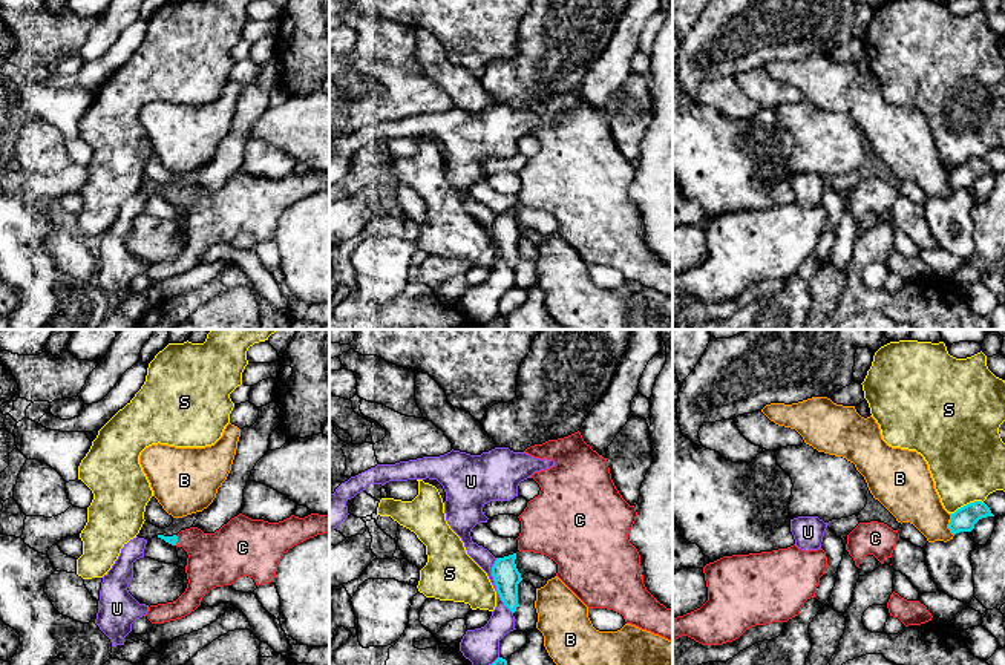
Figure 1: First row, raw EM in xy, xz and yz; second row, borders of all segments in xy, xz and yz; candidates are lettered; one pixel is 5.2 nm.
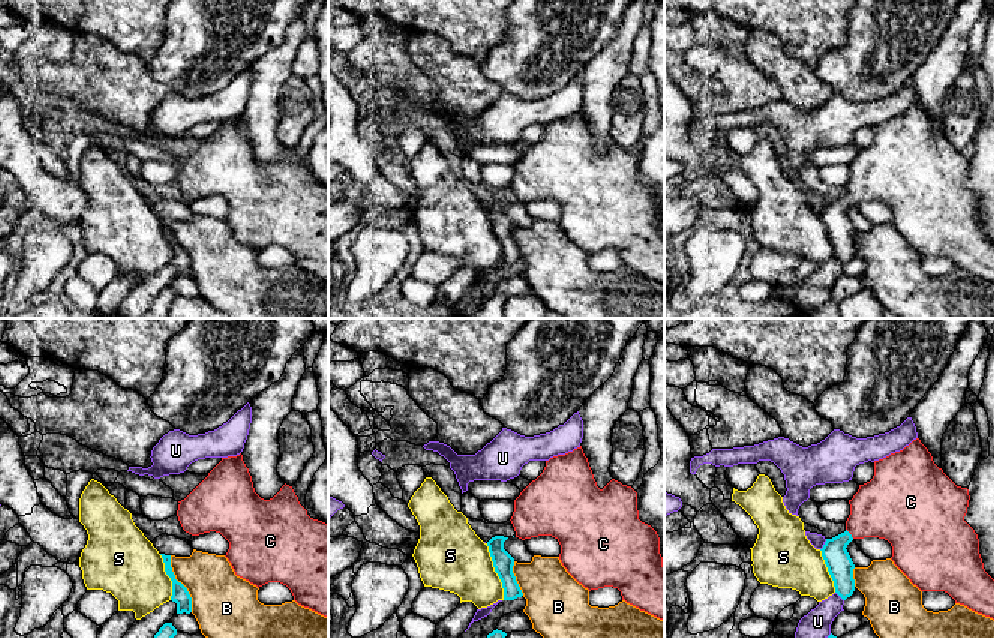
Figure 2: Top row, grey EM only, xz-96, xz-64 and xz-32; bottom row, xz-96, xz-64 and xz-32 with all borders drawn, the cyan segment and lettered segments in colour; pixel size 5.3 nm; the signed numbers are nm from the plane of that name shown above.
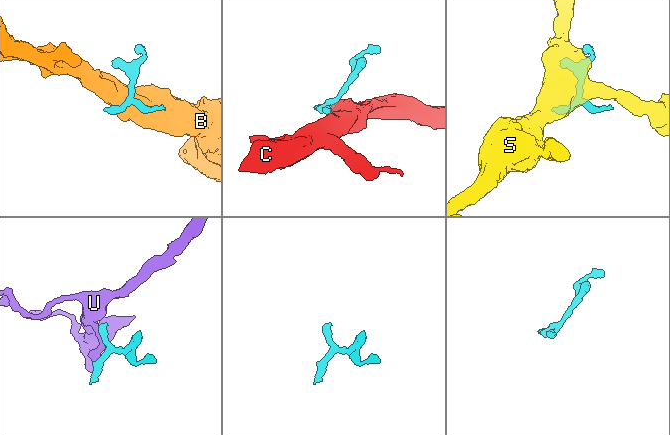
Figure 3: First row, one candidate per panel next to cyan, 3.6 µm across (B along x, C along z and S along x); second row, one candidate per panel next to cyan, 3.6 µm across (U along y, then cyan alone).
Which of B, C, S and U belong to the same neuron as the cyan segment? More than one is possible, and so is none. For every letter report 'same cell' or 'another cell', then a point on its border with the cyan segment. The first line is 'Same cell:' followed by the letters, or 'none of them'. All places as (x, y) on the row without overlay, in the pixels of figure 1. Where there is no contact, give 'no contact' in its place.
Same cell: C
B: another cell; contact yz (949, 181)
C: same cell; contact xy (176, 196)
S: another cell; contact yz (967, 161)
U: another cell; contact xz (495, 241)

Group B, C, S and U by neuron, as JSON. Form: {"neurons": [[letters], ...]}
{"neurons": [["B"], ["C"], ["S"], ["U"]]}

